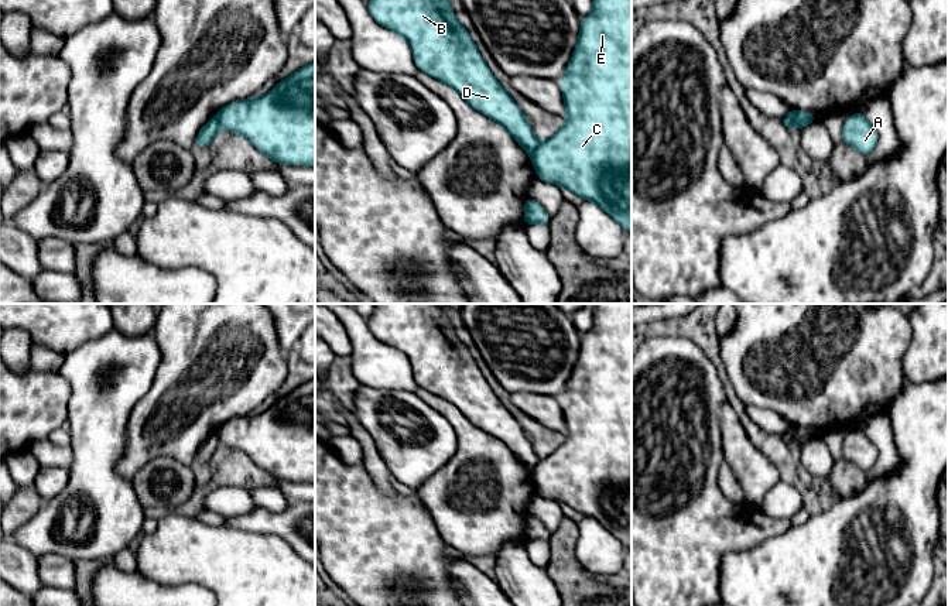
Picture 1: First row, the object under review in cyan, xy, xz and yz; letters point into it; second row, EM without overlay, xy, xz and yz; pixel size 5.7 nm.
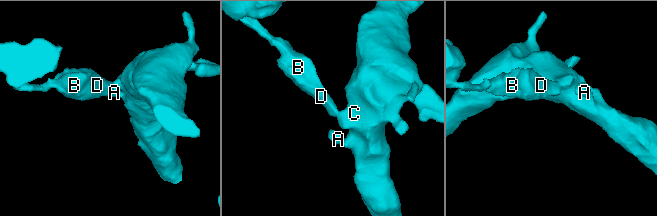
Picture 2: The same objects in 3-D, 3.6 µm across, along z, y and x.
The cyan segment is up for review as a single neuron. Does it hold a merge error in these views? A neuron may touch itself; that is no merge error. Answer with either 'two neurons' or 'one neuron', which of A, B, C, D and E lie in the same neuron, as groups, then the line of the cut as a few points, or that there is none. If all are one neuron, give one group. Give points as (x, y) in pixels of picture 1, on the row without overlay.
two neurons; groups A C E / B D; cut xz (538, 458), (530, 471)

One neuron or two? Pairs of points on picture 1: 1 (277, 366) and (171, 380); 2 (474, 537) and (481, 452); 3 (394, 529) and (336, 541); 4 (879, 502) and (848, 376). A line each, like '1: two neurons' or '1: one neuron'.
1: one neuron
2: one neuron
3: one neuron
4: two neurons

